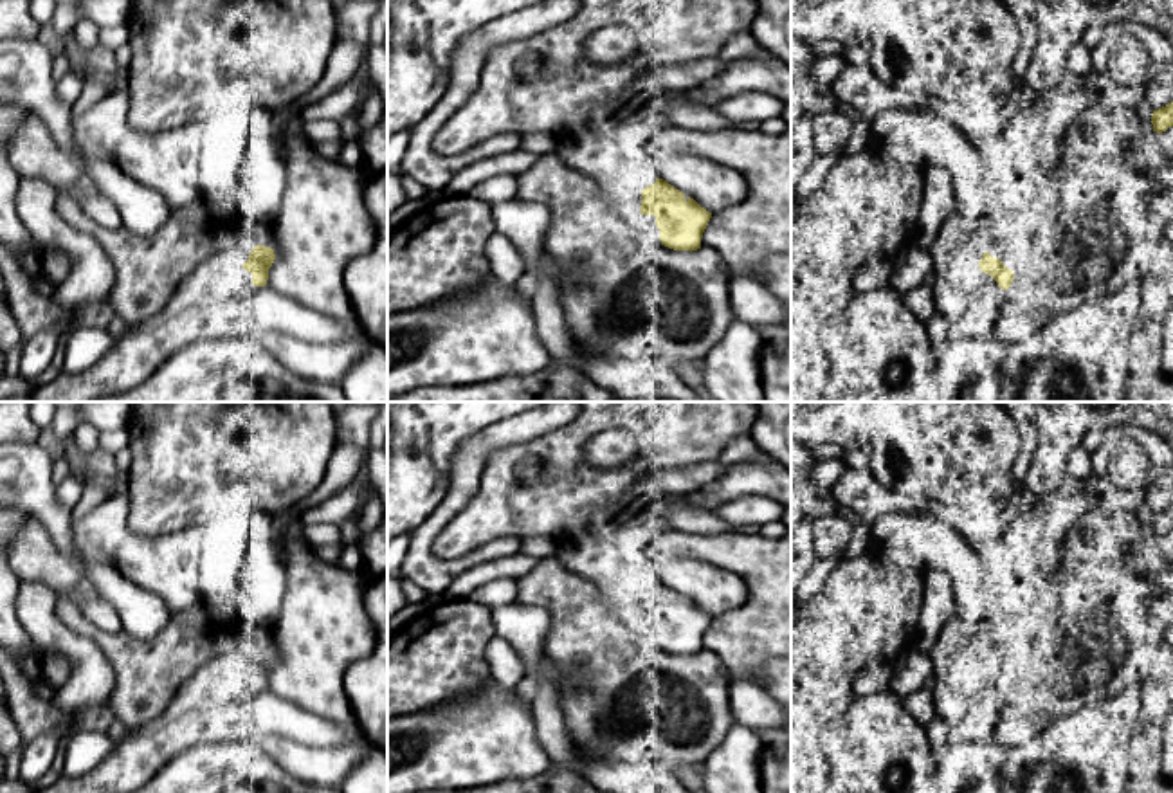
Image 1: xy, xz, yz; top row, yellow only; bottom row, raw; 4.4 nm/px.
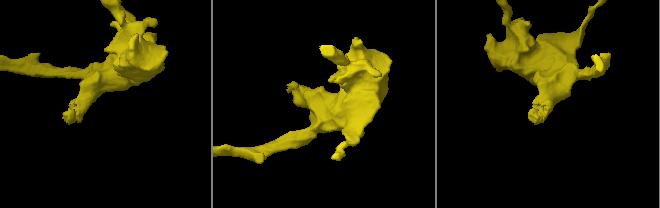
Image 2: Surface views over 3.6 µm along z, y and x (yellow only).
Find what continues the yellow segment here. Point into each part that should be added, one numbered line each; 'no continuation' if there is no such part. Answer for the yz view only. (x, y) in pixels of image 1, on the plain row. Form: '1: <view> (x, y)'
1: yz (972, 678)

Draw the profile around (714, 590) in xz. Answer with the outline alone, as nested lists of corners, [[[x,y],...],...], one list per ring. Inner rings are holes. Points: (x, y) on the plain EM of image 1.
[[[697,559],[676,561],[672,571],[663,575],[663,584],[712,618],[750,600],[750,589],[739,575]]]

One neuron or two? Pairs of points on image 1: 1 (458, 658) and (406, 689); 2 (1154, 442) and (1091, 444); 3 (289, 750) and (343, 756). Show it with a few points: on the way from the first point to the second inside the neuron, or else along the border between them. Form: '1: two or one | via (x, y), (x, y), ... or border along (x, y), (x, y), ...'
1: one | via (445, 658), (436, 658), (418, 676)
2: two | border along (1105, 433), (1105, 438), (1091, 453)
3: one | via (301, 759), (330, 759)

